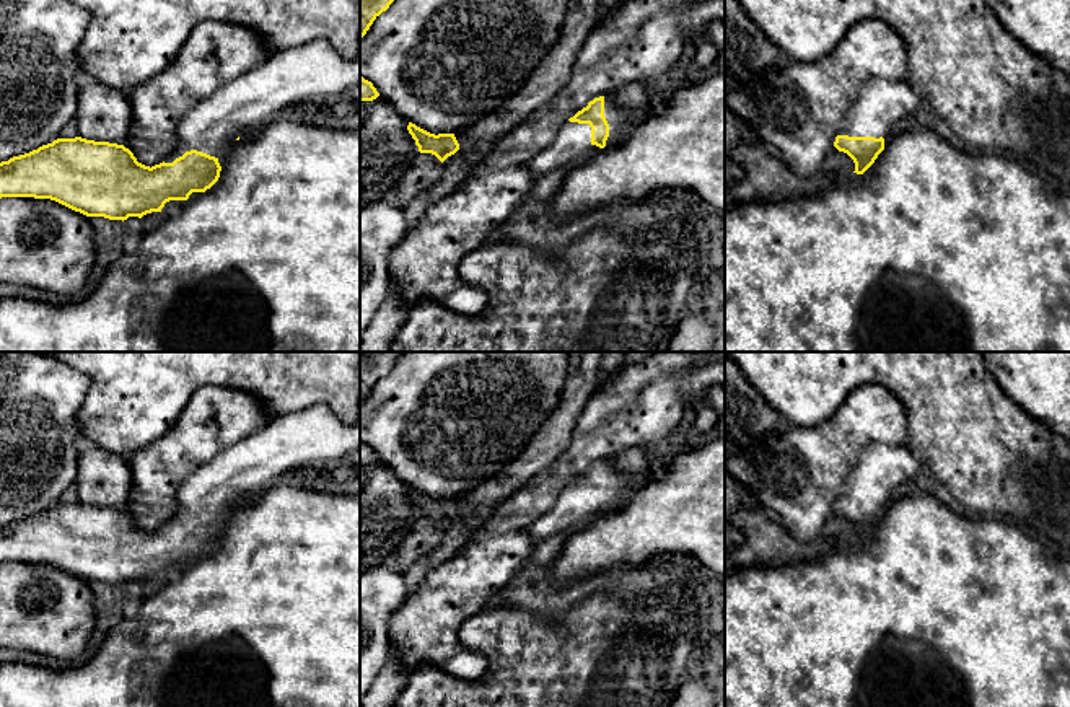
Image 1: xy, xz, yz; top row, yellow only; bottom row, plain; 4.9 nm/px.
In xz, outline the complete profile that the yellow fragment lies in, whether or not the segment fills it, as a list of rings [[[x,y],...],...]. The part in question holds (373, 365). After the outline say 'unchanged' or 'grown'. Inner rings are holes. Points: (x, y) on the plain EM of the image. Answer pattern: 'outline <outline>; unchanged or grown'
outline [[[360,352],[360,402],[404,354],[407,352]]]; unchanged

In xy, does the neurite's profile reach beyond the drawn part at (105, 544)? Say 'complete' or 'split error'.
split error

